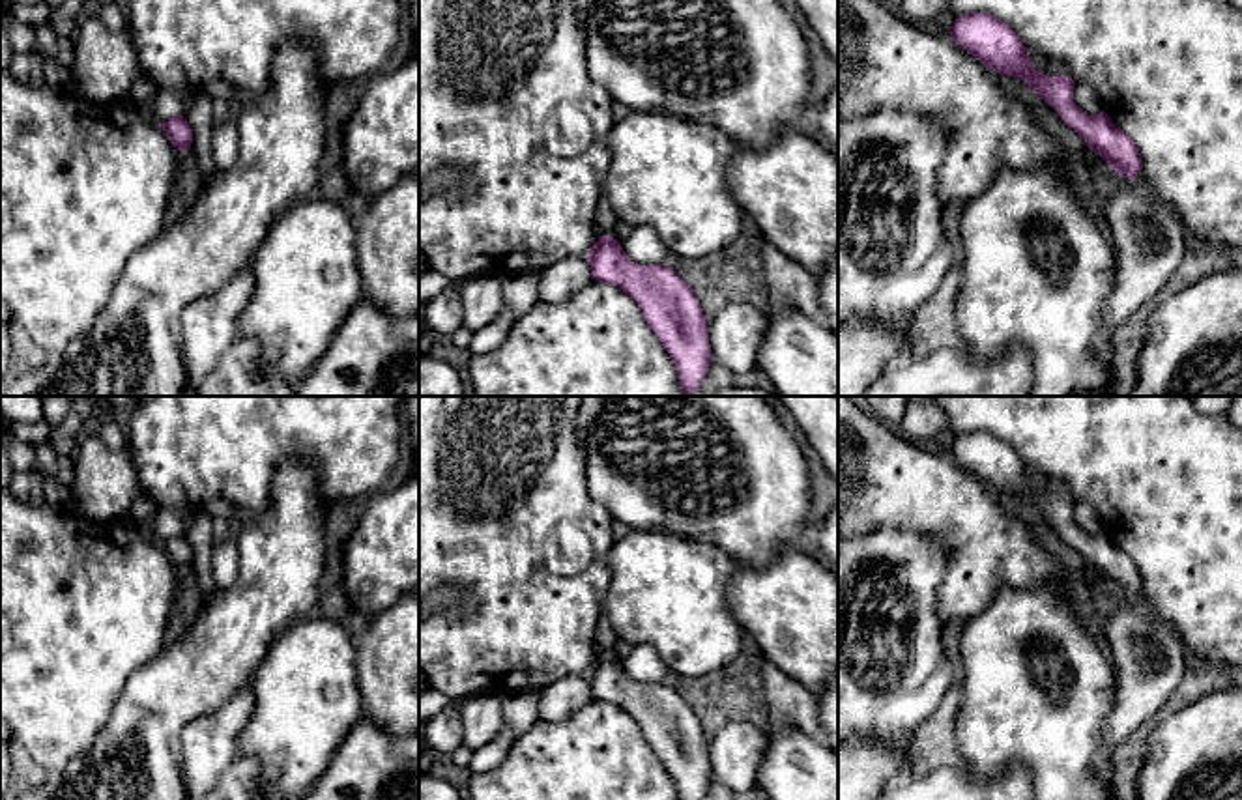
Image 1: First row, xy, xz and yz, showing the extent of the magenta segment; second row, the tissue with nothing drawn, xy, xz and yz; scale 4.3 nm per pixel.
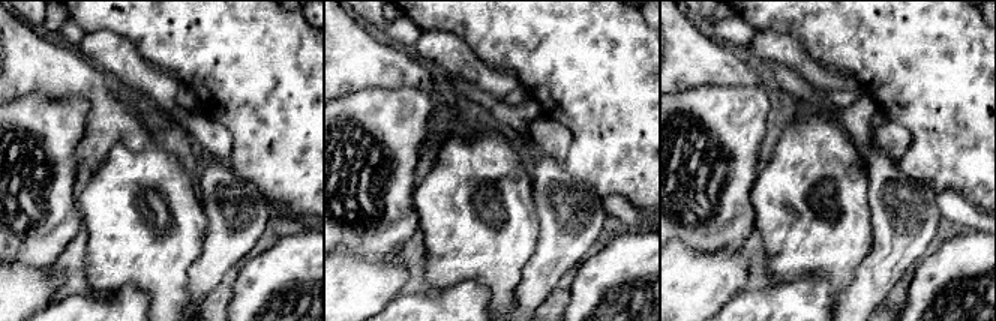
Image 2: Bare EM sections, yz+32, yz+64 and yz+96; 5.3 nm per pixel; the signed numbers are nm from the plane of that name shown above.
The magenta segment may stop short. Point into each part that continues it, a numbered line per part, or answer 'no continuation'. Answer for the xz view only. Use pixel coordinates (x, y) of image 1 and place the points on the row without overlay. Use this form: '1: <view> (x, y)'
no continuation

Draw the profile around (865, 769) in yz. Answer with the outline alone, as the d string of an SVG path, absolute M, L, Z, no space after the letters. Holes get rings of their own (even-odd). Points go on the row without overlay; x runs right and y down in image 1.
M853 738L838 746L838 800L875 800L907 778L909 764L911 750Z

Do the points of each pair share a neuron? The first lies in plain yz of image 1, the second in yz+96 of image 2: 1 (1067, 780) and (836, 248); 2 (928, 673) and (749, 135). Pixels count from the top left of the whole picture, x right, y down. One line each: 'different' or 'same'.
1: same
2: same

